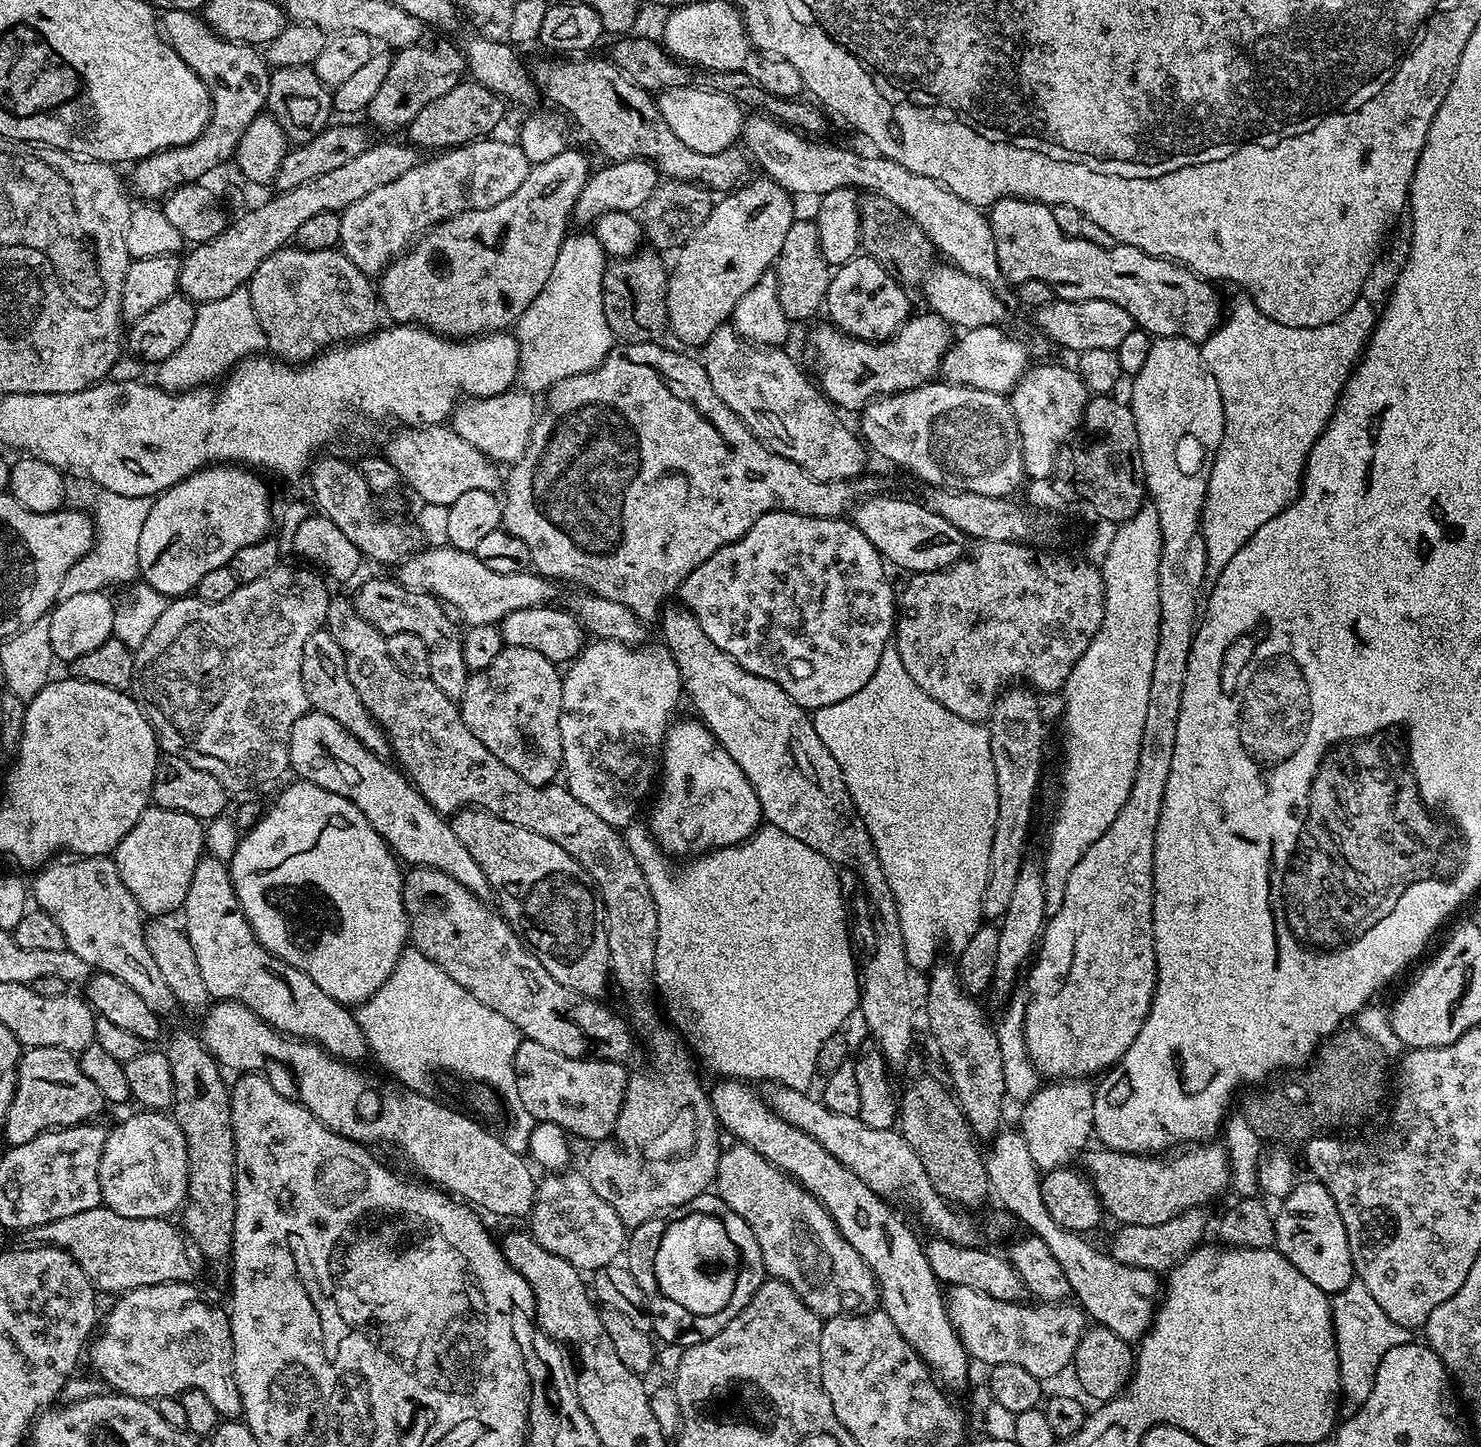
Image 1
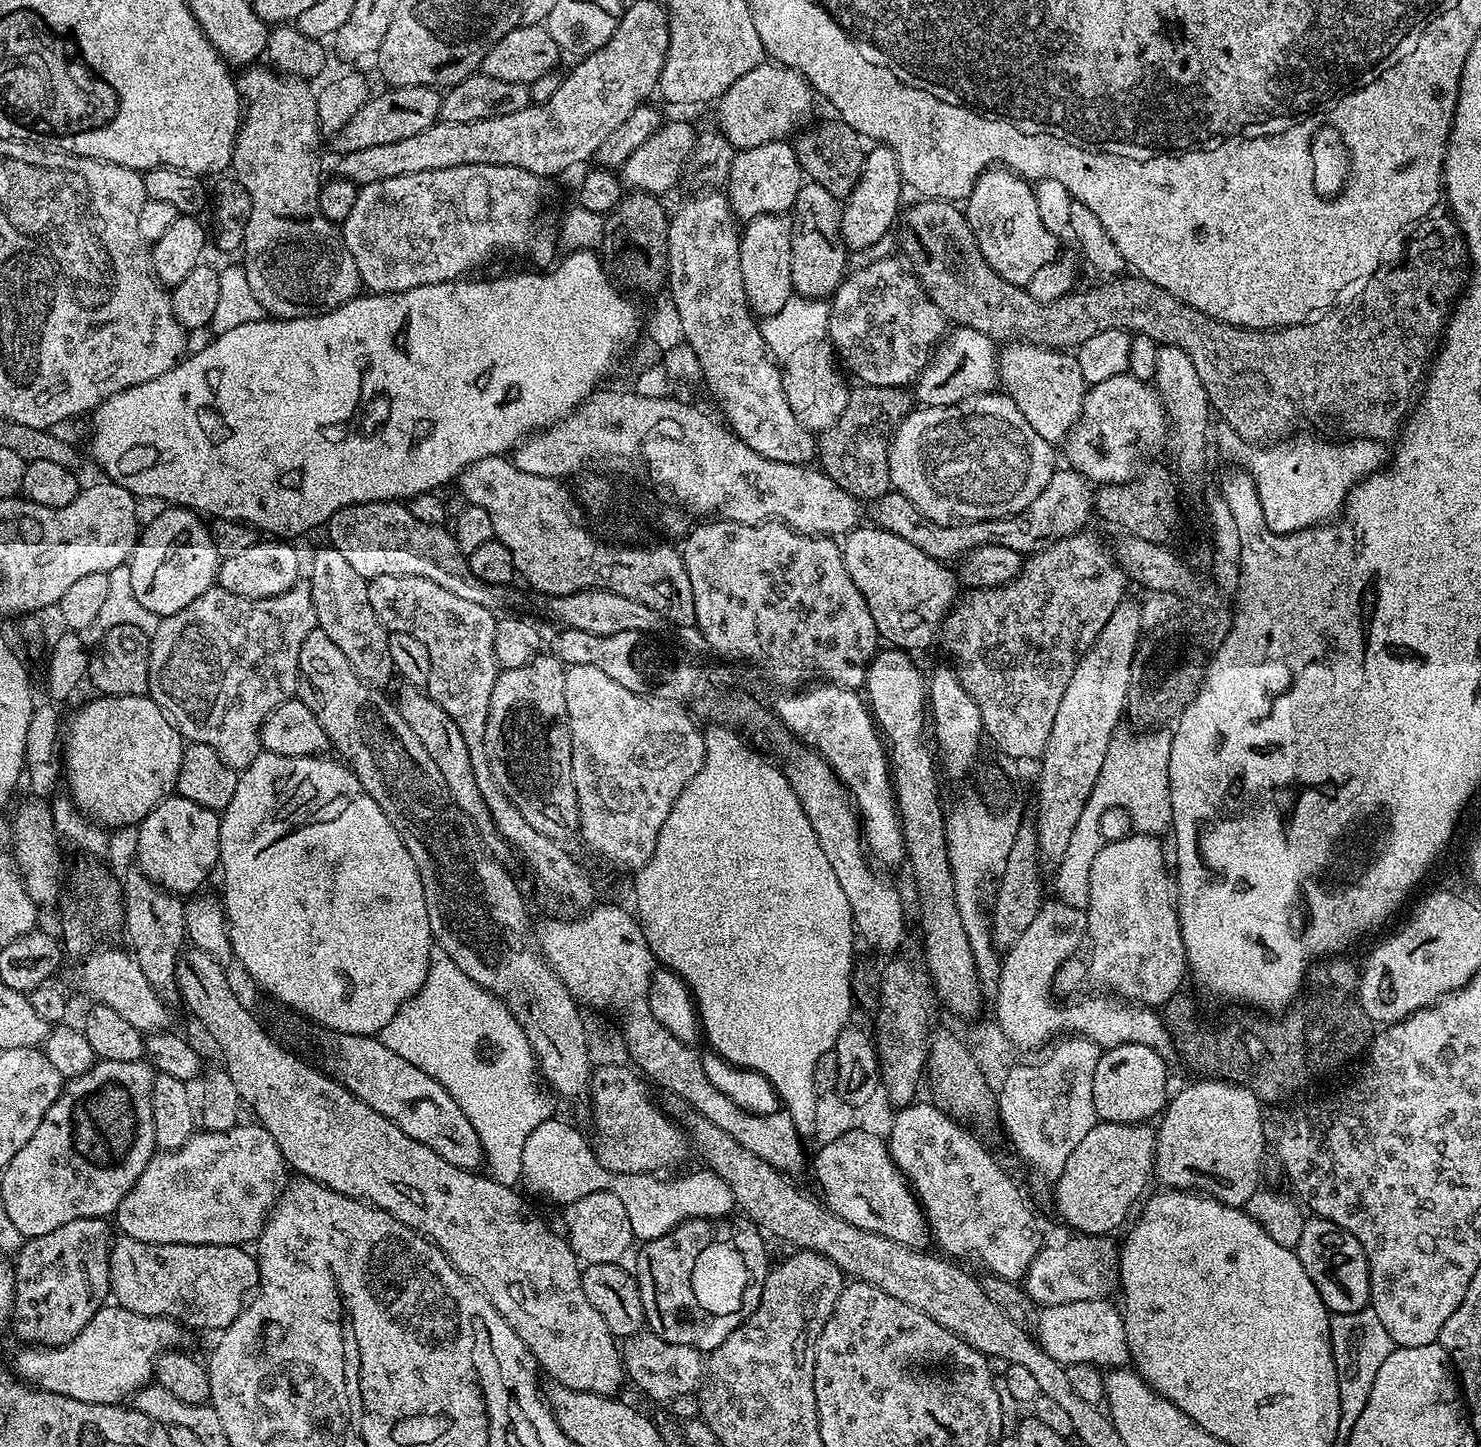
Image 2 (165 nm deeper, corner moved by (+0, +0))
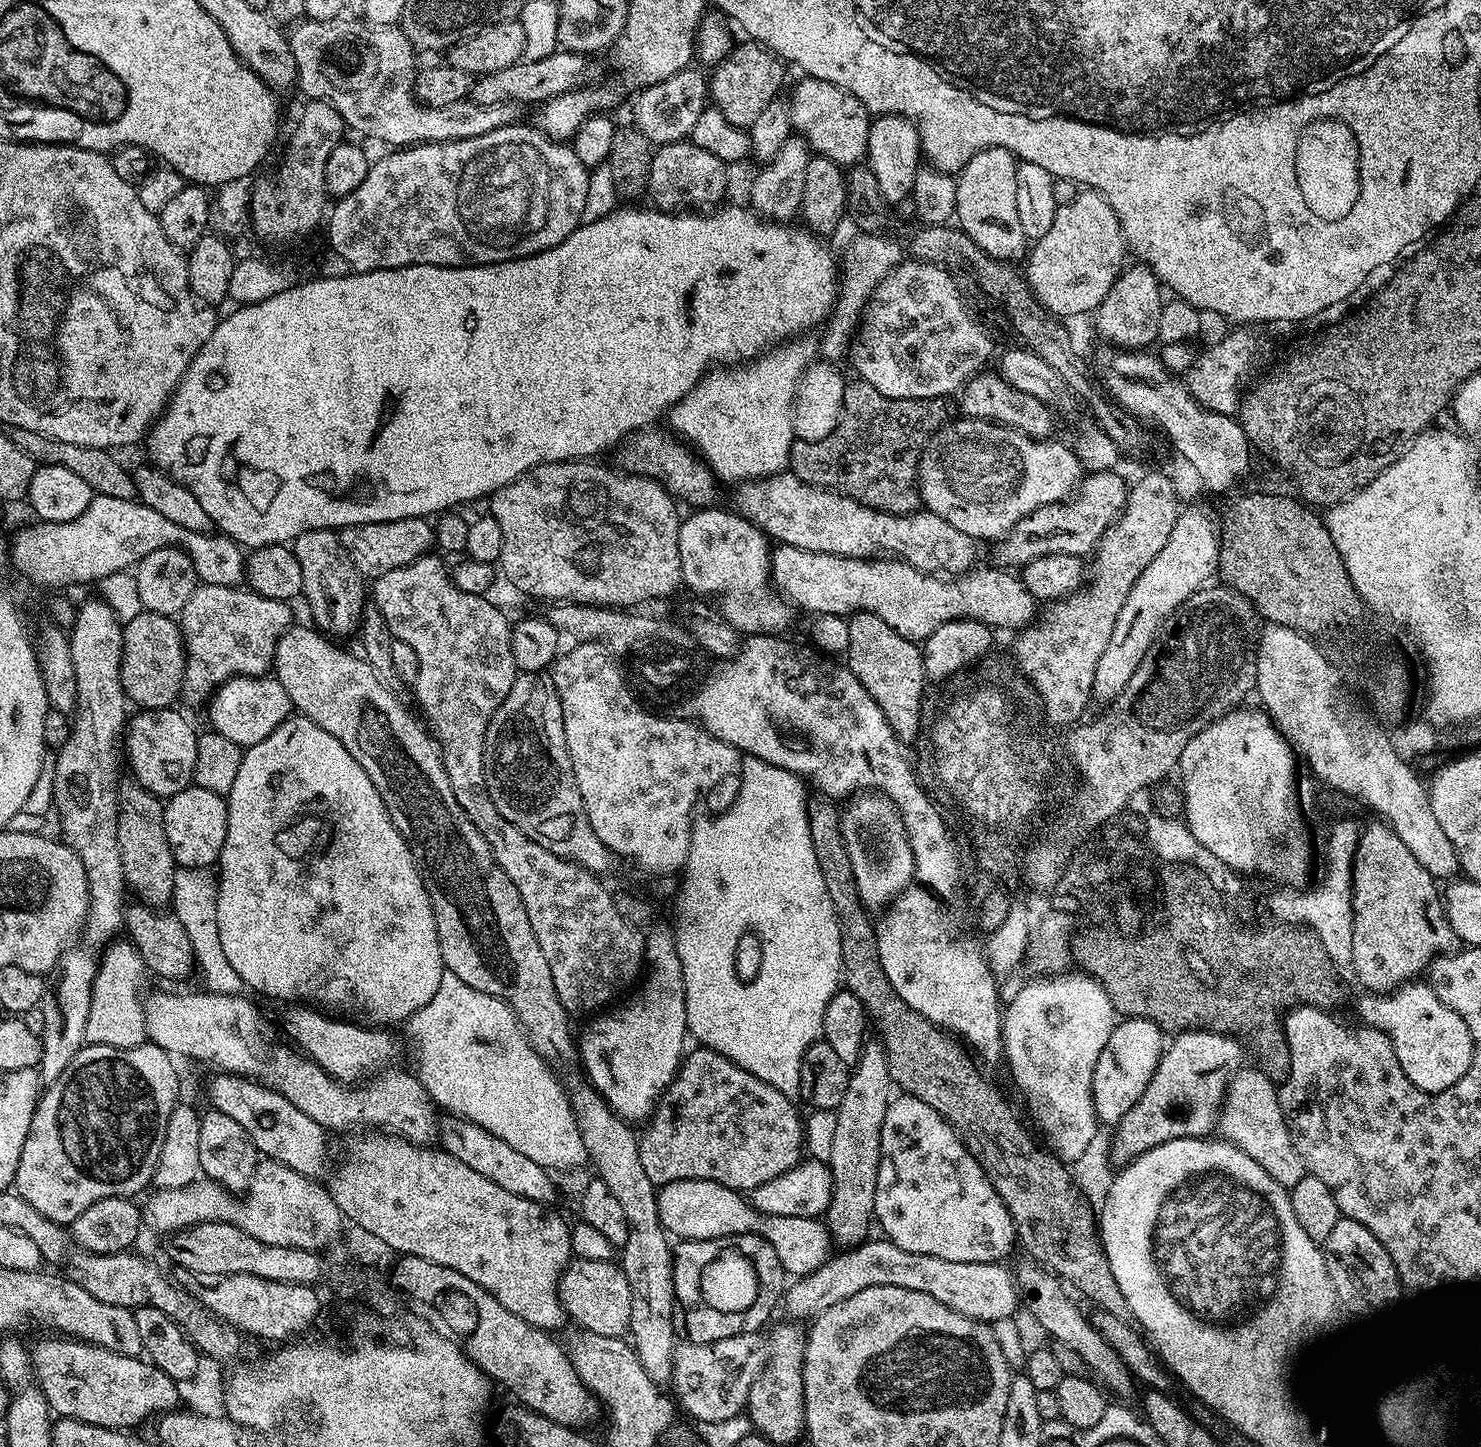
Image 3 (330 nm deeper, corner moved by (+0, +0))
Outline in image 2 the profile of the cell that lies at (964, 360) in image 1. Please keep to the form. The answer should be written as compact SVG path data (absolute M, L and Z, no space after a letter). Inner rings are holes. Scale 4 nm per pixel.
M1008 342L999 349L998 363L1000 365L999 387L1015 402L1018 410L1022 410L1022 418L1026 418L1026 422L1030 422L1030 427L1036 433L1042 434L1042 438L1046 438L1048 444L1059 445L1080 417L1086 391L1082 370L1078 370L1075 355L1064 350L1044 348L1040 344Z

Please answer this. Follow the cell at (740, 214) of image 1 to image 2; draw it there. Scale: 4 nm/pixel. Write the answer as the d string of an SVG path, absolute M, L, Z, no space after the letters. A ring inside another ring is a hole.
M771 140L762 146L737 151L728 175L726 195L741 221L765 214L784 214L792 208L802 185L802 171L791 143Z

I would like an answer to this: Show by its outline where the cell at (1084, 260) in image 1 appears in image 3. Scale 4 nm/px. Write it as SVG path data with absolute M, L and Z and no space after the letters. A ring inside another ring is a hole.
M984 148L966 162L956 181L955 219L960 220L958 228L993 260L1016 262L1030 248L1030 240L1023 233L1021 219L1018 218L1017 165L1017 157L1005 148Z

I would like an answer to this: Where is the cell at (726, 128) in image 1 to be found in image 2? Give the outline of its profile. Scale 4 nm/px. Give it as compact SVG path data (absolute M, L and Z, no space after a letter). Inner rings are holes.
M765 62L742 74L730 90L720 97L716 108L719 131L737 150L762 146L771 140L787 141L788 135L799 133L812 116L814 89L801 72L775 62Z

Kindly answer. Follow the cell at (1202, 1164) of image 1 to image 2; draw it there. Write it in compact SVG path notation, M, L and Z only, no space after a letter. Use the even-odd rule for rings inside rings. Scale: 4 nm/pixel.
M1200 1078L1185 1083L1181 1093L1173 1095L1167 1101L1166 1107L1159 1117L1158 1127L1156 1128L1156 1158L1154 1161L1154 1176L1161 1180L1164 1188L1179 1188L1181 1190L1195 1190L1201 1194L1213 1196L1215 1200L1220 1200L1223 1204L1232 1207L1247 1205L1250 1194L1261 1191L1260 1167L1264 1164L1264 1148L1266 1152L1266 1141L1264 1138L1264 1121L1262 1119L1262 1102L1254 1095L1249 1088L1242 1084L1234 1084L1231 1080L1223 1078Z

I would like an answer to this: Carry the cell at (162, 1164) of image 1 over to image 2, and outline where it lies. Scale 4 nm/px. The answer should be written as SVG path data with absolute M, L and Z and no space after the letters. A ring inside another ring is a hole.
M259 1122L252 1124L237 1123L236 1127L231 1128L229 1132L206 1132L197 1130L192 1133L191 1138L187 1140L180 1148L171 1150L157 1151L150 1158L146 1170L134 1182L132 1189L122 1198L122 1202L116 1207L114 1213L114 1224L123 1235L134 1238L138 1242L150 1242L151 1244L238 1244L248 1246L259 1237L260 1231L263 1230L264 1224L268 1221L268 1215L276 1207L277 1200L280 1199L286 1185L290 1180L290 1172L282 1158L282 1150L278 1142L274 1142L271 1136Z

